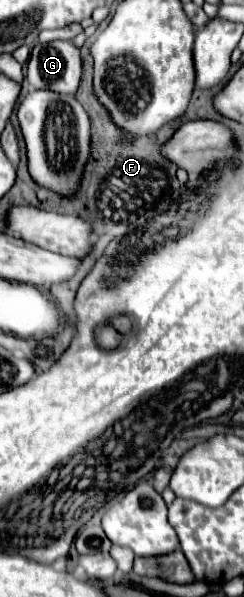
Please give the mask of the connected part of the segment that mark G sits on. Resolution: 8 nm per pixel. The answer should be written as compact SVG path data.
M72 41L36 43L28 59L26 79L32 89L50 89L54 93L74 95L82 77L80 49Z

